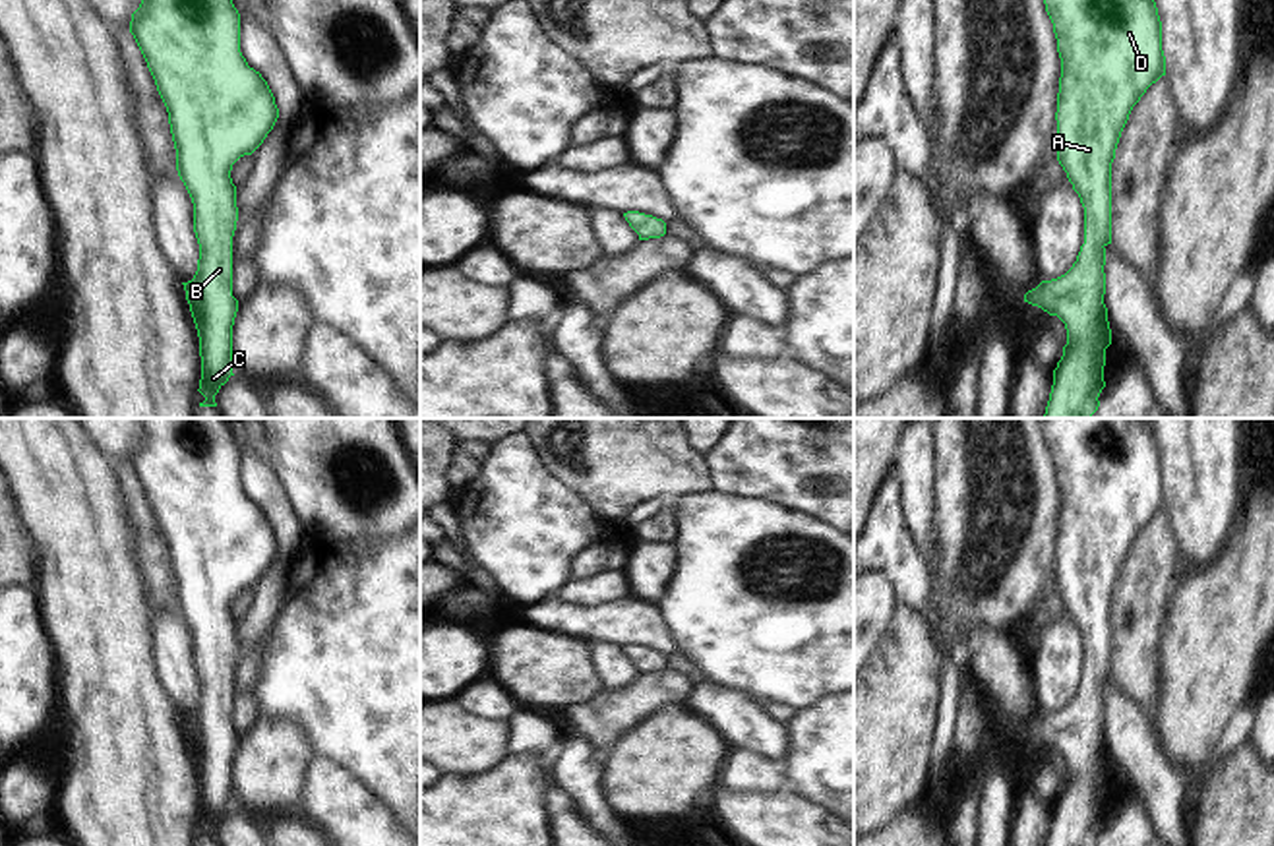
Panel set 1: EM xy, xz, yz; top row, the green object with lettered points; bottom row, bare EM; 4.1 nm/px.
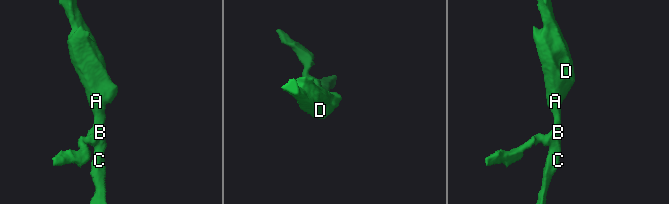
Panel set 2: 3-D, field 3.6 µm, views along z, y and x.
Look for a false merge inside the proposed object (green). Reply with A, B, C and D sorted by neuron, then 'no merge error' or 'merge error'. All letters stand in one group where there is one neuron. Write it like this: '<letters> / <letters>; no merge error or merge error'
A B C D; no merge error

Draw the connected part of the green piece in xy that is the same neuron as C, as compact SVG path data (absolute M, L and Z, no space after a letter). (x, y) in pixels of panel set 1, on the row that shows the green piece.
M141 0L132 14L130 33L167 106L176 149L176 170L194 203L194 232L199 244L199 259L194 279L182 285L199 337L201 379L197 391L205 397L199 407L217 407L215 395L234 376L232 325L238 312L238 300L232 296L232 236L238 207L230 170L240 157L252 155L263 143L279 118L279 108L267 81L248 66L240 52L240 14L232 0Z

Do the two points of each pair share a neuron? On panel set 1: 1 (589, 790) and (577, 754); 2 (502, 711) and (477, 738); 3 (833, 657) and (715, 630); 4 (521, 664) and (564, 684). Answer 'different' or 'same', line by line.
1: same
2: different
3: same
4: same

